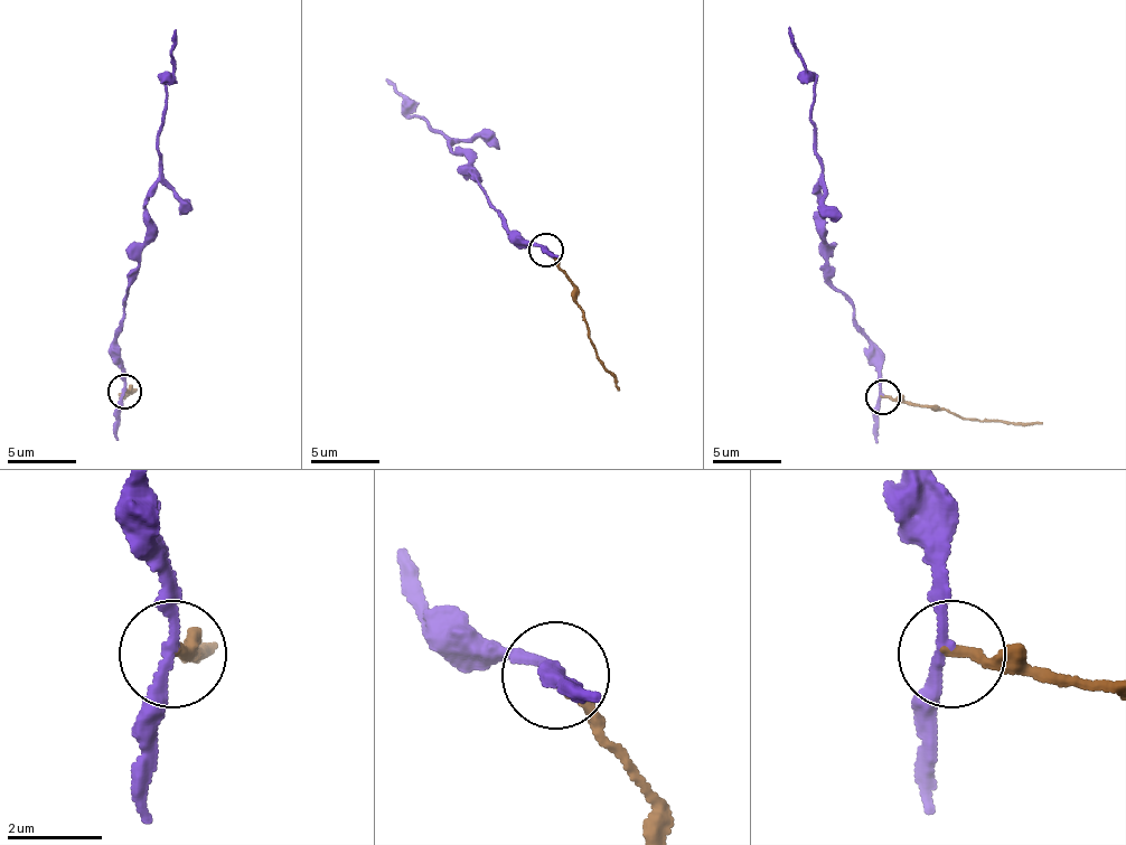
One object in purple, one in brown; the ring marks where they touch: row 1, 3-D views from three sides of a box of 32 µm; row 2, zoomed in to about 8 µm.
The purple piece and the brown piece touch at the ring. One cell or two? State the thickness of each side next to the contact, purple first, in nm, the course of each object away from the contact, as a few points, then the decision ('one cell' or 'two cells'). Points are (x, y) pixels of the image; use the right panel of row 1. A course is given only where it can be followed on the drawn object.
200 nm thick on the purple side, 220 nm on the other; purple runs (883, 394), (878, 346), (853, 317), (853, 303), (833, 284), (818, 190), (813, 80), (804, 71), (790, 27); brown runs (883, 397), (983, 420), (1042, 421); two cells

